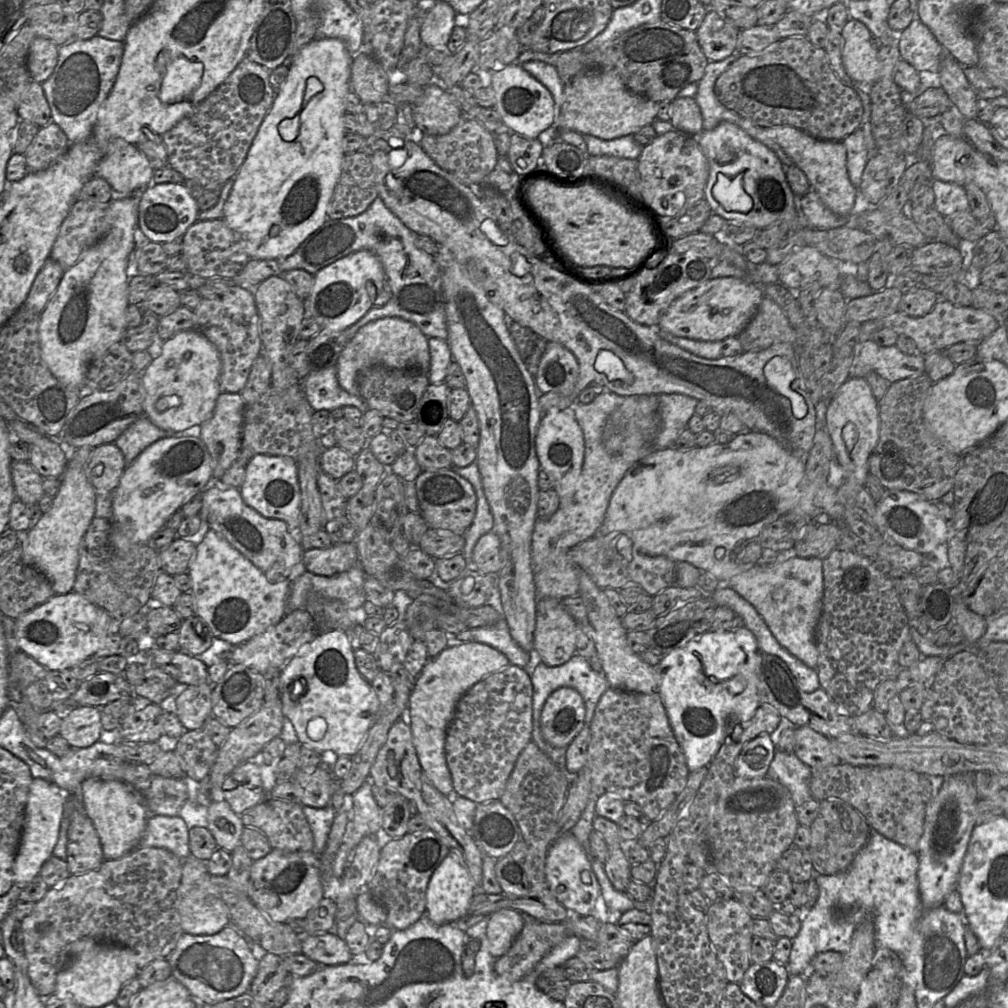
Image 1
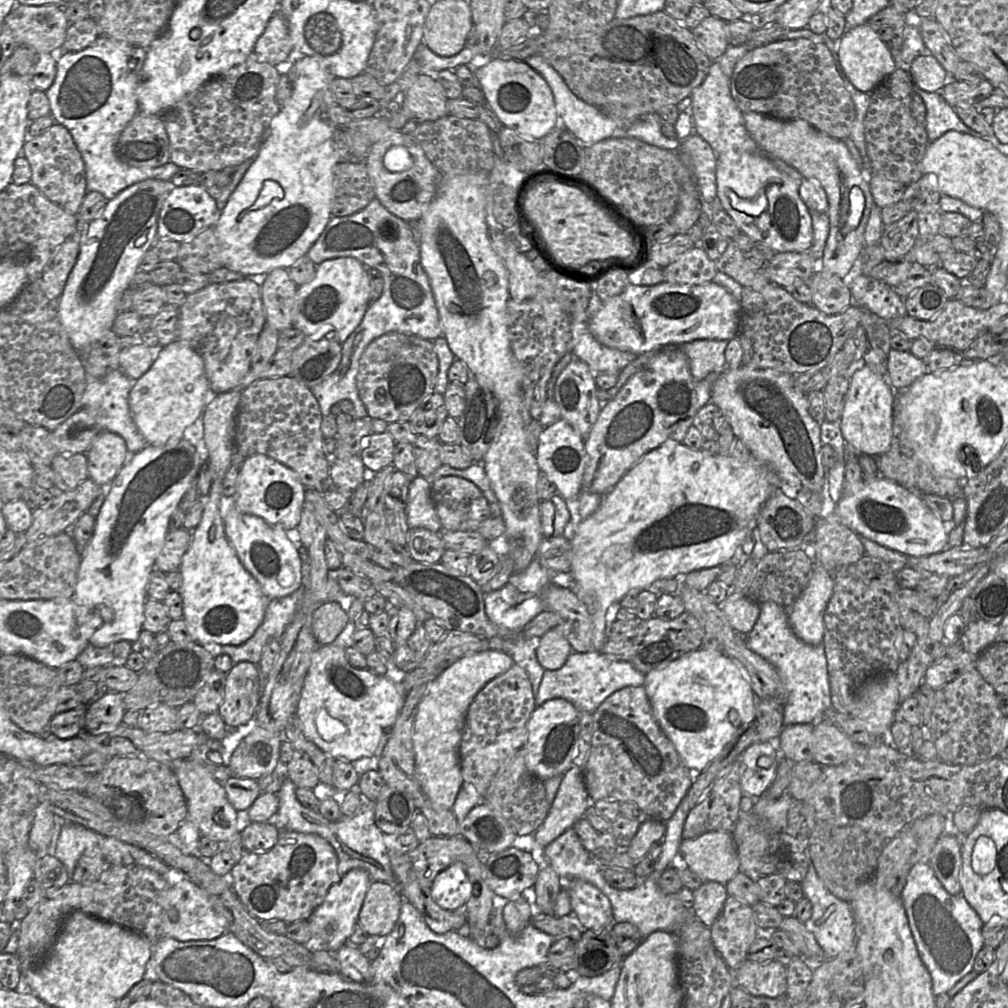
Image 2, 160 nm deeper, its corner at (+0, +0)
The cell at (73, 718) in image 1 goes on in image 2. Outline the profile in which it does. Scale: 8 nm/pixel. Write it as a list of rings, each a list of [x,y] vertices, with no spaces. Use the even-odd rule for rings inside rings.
[[[107,691],[88,704],[83,732],[92,735],[110,732],[122,724],[125,712],[123,695]]]

